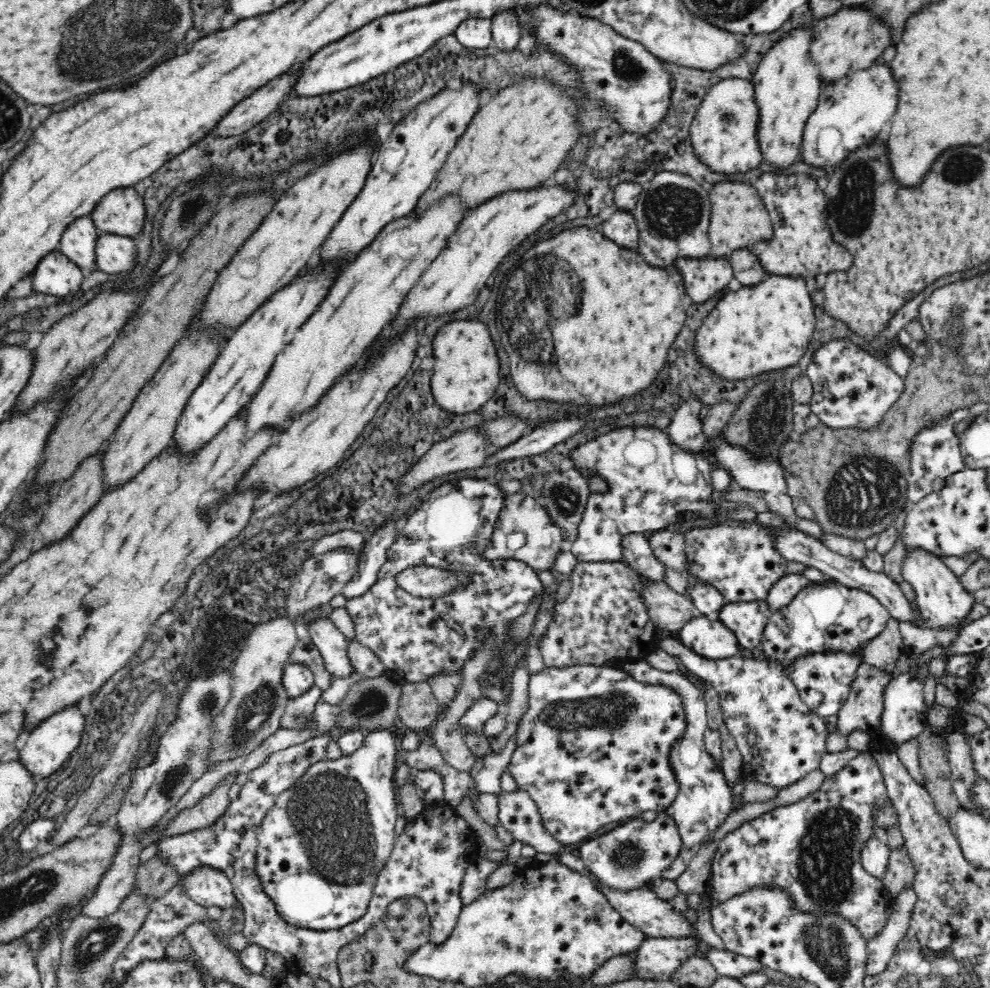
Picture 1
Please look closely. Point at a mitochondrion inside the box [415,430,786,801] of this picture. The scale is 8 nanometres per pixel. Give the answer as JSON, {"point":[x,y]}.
{"point":[614,711]}

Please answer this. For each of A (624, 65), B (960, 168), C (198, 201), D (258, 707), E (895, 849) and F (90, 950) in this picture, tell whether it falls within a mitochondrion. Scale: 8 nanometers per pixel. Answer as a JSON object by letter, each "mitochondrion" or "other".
{"A":"mitochondrion","B":"mitochondrion","C":"mitochondrion","D":"mitochondrion","E":"other","F":"mitochondrion"}

